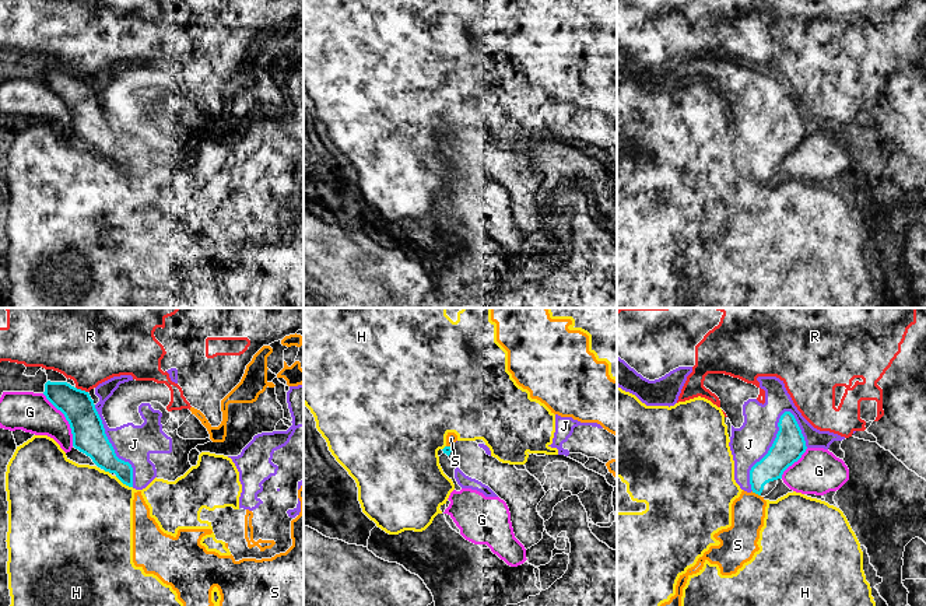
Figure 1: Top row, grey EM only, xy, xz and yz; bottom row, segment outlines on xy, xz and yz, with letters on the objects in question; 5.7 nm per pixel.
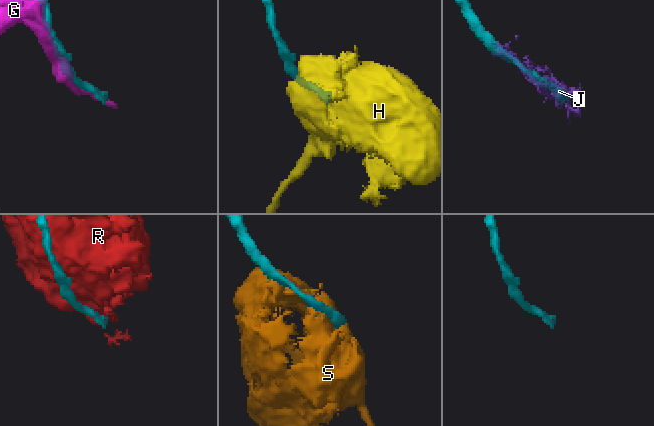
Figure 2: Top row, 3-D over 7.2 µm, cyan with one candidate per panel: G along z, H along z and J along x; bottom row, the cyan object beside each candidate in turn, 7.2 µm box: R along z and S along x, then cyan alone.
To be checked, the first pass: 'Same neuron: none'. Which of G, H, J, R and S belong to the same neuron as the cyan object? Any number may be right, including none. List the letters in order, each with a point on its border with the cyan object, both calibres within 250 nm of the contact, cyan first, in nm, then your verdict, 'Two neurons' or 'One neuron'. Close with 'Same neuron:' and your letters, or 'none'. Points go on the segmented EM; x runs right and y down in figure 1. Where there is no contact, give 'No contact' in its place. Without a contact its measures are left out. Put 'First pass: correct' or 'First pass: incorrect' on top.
First pass: correct
G: Touches cyan at xy (66, 419). Thickness 190 nm (cyan) against 220 nm. Two neurons
H: Touches cyan at xy (123, 483). Thickness 150 nm (cyan) against 480 nm. Two neurons
J: Touches cyan at yz (770, 449). Thickness 180 nm (cyan) against 220 nm. Two neurons
R: Touches cyan at xy (80, 389). Thickness 190 nm (cyan) against 420 nm. Two neurons
S: Touches cyan at yz (756, 493). Thickness 150 nm (cyan) against 190 nm. Two neurons
Same neuron: none

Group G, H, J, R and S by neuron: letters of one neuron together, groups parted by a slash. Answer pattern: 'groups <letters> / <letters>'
groups G / H S / J R

